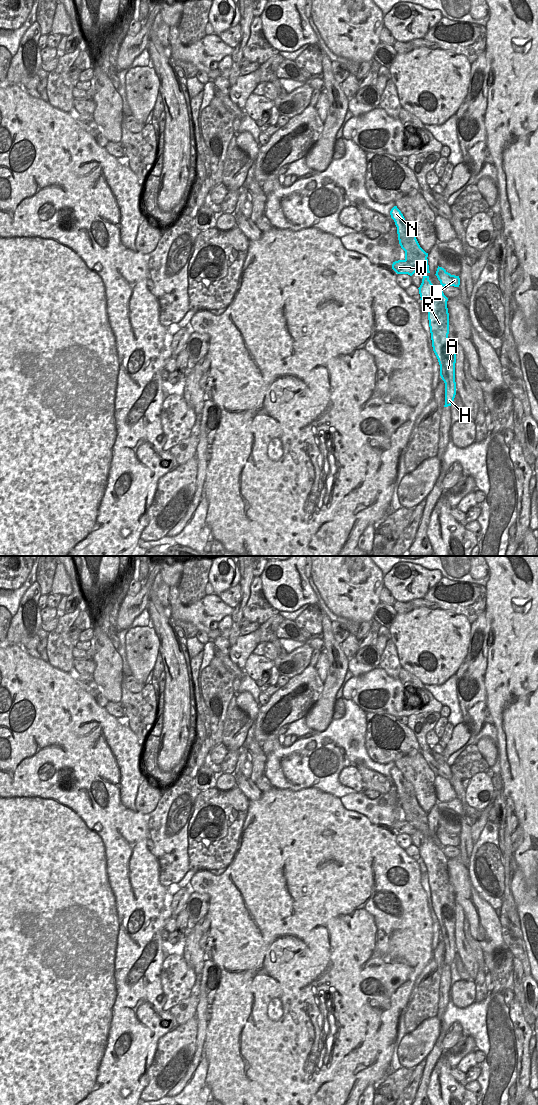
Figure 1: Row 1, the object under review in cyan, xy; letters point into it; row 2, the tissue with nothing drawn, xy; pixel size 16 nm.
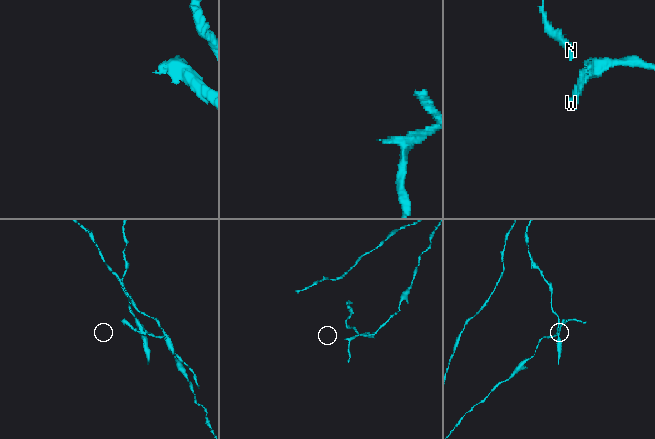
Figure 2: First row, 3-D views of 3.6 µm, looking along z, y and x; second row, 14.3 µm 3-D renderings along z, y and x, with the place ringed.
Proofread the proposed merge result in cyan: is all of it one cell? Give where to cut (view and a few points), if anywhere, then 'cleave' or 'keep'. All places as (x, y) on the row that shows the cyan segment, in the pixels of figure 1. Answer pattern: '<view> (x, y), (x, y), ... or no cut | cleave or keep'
xy (404, 260), (417, 269), (422, 263), (427, 264) | cleave

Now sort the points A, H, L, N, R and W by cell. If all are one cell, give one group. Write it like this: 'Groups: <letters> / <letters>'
Groups: A H R W / L N

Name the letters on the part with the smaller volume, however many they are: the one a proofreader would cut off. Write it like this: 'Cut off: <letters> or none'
Cut off: A, H, R, W

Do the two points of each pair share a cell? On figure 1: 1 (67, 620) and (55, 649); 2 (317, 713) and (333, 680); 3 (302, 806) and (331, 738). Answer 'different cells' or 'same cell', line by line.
1: same cell
2: same cell
3: different cells

